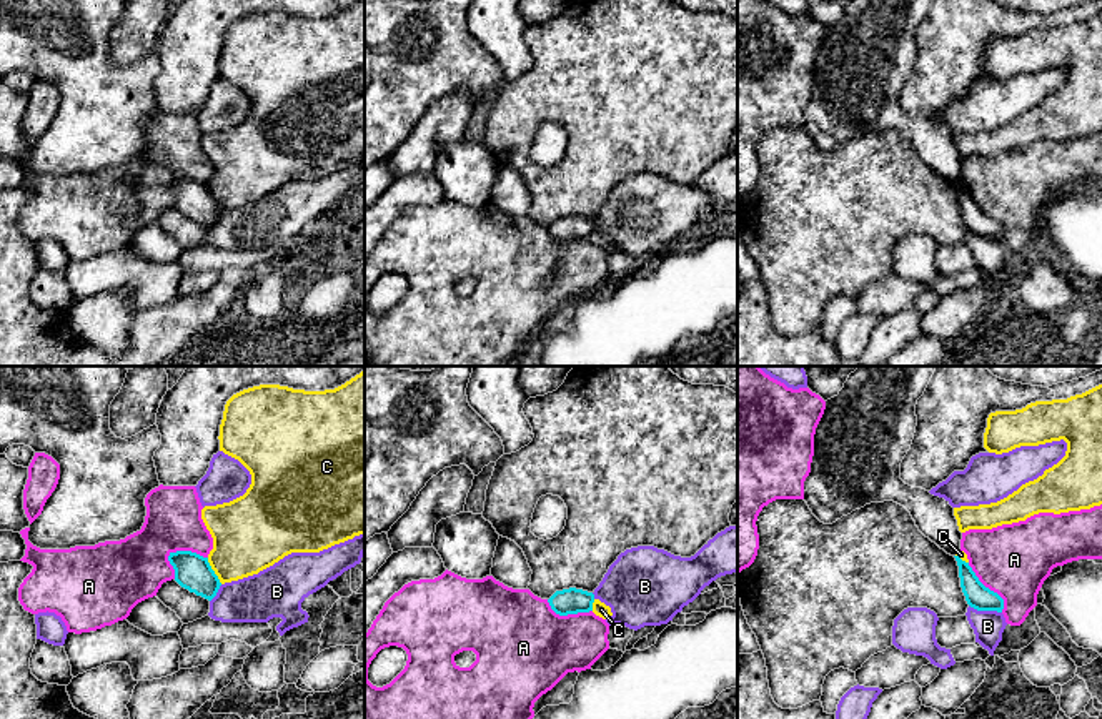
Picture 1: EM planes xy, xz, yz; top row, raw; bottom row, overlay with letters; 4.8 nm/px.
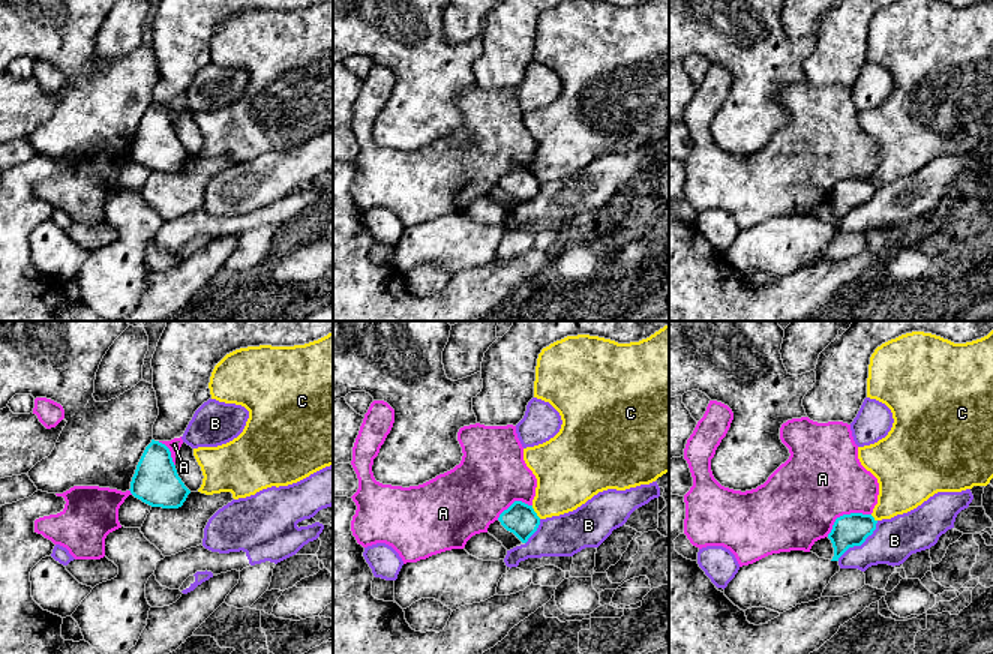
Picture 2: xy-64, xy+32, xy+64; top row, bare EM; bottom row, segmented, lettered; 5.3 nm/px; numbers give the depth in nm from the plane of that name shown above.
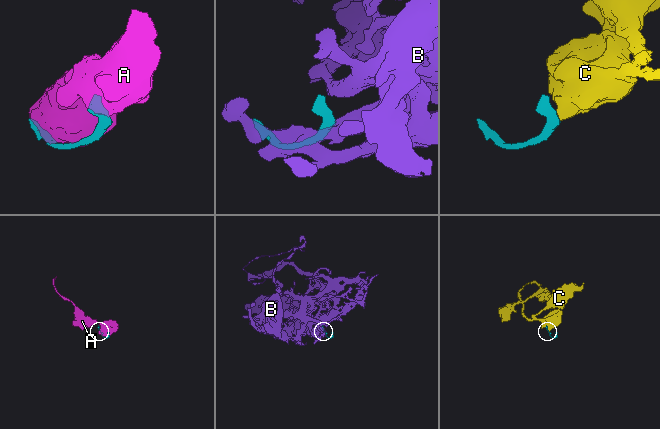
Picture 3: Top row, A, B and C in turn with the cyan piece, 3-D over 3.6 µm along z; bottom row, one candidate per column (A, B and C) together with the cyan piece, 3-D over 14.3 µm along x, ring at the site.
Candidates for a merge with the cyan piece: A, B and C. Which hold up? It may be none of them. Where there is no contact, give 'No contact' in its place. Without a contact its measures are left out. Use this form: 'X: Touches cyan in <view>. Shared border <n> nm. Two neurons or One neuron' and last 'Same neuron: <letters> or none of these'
A: Touches cyan in xy. Shared border 200 nm. Two neurons
B: Touches cyan in yz. Shared border 170 nm. Two neurons
C: Touches cyan in xy. Shared border 150 nm. Two neurons
Same neuron: none of these

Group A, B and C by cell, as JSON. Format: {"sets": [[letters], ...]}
{"sets": [["A"], ["B"], ["C"]]}

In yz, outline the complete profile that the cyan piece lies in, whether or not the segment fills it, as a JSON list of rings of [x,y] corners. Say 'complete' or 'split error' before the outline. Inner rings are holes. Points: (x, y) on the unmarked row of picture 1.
complete; [[[959,183],[954,185],[959,193],[961,215],[967,231],[977,238],[1002,240],[1004,226],[979,208],[969,190],[962,188]]]

